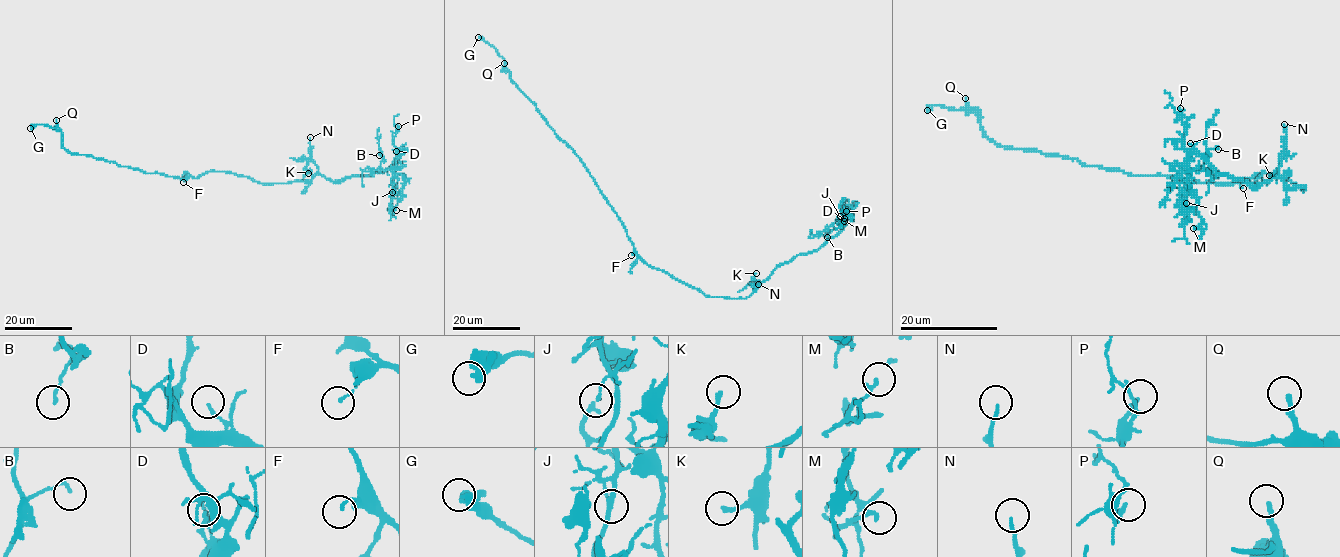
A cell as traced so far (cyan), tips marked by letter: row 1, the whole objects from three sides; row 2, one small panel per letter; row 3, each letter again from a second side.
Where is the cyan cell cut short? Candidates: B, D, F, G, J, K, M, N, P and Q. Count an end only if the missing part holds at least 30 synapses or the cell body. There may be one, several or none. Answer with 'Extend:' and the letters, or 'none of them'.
Extend: Q

